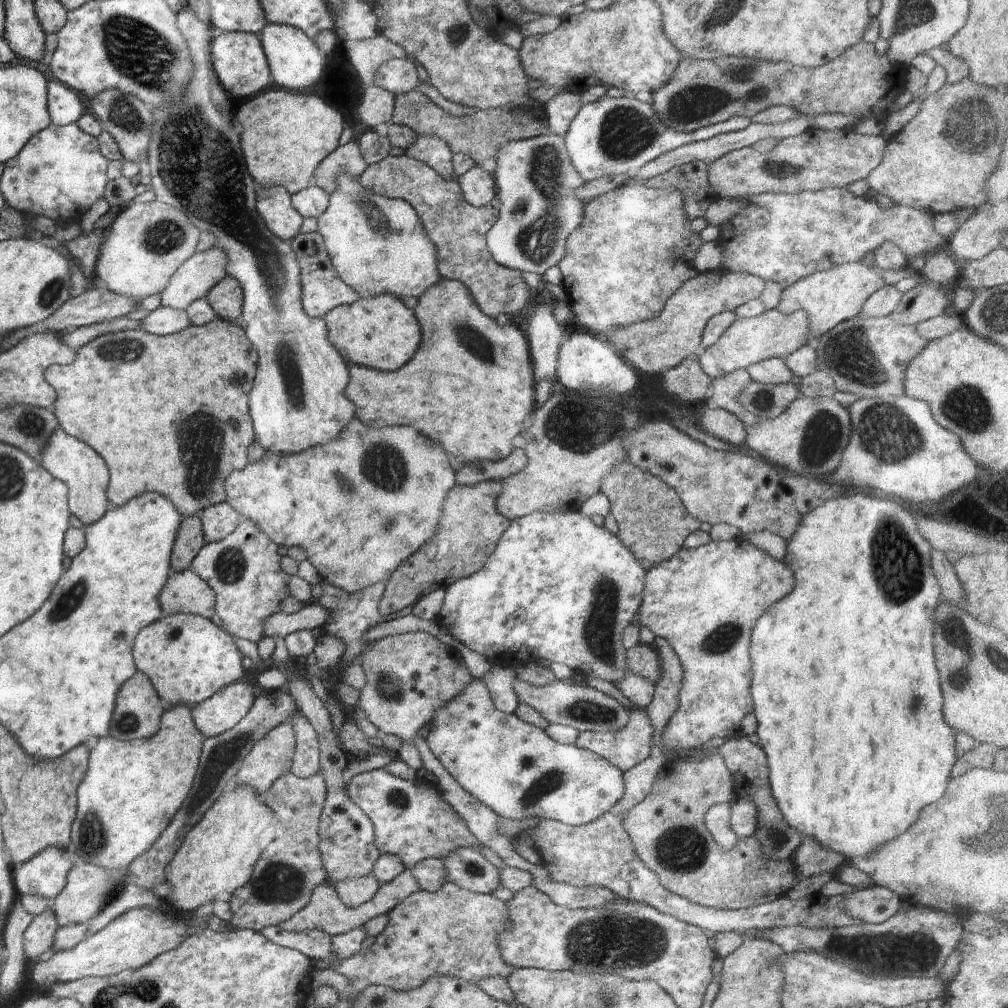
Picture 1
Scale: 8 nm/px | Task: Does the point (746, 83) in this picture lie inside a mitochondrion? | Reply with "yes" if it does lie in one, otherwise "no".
yes

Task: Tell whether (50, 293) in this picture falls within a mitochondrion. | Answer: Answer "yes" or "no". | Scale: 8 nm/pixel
yes

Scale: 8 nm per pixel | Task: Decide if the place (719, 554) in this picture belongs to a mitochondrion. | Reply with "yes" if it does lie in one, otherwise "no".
no

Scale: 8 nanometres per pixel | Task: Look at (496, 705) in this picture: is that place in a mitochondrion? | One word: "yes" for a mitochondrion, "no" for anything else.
no

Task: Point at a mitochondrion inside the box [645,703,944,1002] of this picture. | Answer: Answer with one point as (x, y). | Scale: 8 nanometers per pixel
(890, 952)

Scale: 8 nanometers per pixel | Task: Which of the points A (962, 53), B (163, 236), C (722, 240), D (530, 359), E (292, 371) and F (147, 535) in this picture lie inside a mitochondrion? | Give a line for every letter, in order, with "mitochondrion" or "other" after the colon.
A: other
B: mitochondrion
C: other
D: other
E: mitochondrion
F: other

